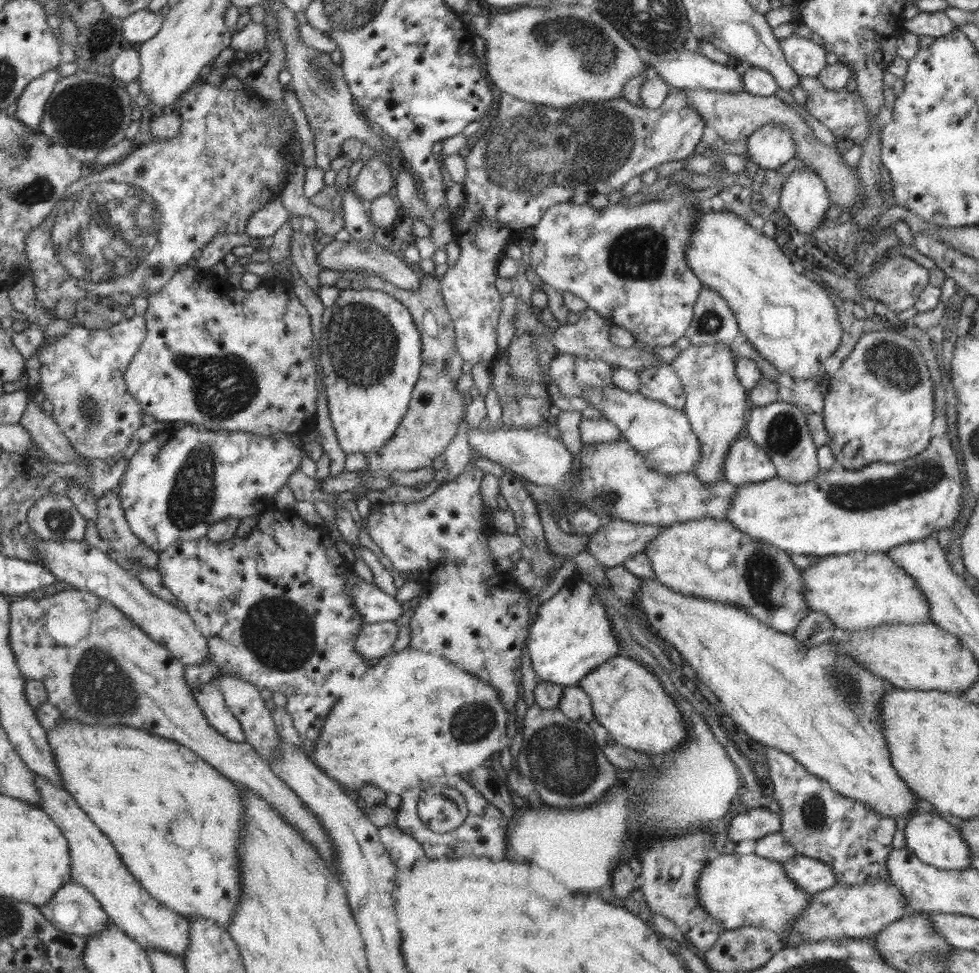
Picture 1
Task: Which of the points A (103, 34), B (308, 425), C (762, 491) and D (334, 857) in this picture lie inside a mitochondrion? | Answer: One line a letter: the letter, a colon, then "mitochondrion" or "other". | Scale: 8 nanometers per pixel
A: mitochondrion
B: other
C: other
D: other

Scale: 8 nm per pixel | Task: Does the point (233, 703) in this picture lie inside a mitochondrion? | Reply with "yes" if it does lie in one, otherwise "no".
no

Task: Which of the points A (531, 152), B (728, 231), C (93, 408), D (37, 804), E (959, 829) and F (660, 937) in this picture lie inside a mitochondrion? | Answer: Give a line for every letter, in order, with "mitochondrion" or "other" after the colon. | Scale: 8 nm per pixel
A: mitochondrion
B: other
C: mitochondrion
D: other
E: other
F: other

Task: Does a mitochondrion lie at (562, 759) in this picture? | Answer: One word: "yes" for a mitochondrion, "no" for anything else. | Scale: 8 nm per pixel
yes

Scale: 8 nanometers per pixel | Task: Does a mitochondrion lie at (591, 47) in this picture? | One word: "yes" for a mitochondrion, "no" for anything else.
yes

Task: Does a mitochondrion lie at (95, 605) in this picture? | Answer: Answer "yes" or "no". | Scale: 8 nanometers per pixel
no

